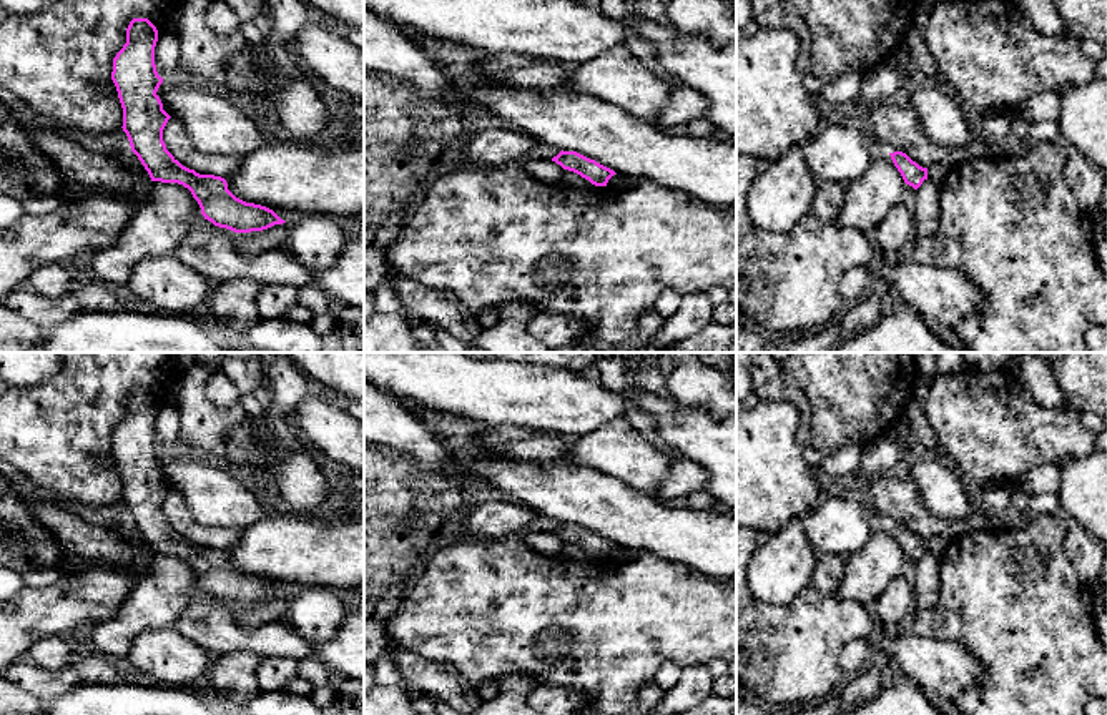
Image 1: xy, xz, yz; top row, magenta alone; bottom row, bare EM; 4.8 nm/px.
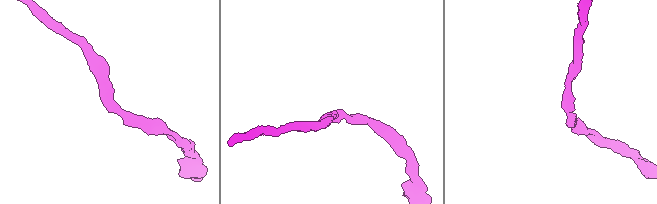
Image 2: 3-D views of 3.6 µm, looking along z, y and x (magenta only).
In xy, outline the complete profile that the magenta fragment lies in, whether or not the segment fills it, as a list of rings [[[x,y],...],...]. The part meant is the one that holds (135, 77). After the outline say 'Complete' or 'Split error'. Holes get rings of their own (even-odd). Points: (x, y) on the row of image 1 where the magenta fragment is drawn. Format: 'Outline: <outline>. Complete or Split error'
Outline: [[[133,18],[111,72],[123,108],[121,128],[151,181],[183,185],[198,201],[204,219],[234,233],[263,231],[286,223],[273,210],[236,198],[224,178],[199,175],[166,150],[163,130],[171,116],[156,95],[163,83],[155,65],[156,42],[156,27],[148,18]]]. Complete

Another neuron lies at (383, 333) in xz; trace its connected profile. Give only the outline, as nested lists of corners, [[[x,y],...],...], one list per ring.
[[[374,313],[364,321],[364,353],[432,353],[414,341],[412,321],[406,313]]]

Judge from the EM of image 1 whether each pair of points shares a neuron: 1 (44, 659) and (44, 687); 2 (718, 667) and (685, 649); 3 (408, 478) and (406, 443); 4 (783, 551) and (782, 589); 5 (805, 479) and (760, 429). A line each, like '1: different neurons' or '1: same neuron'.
1: different neurons
2: different neurons
3: different neurons
4: same neuron
5: same neuron

